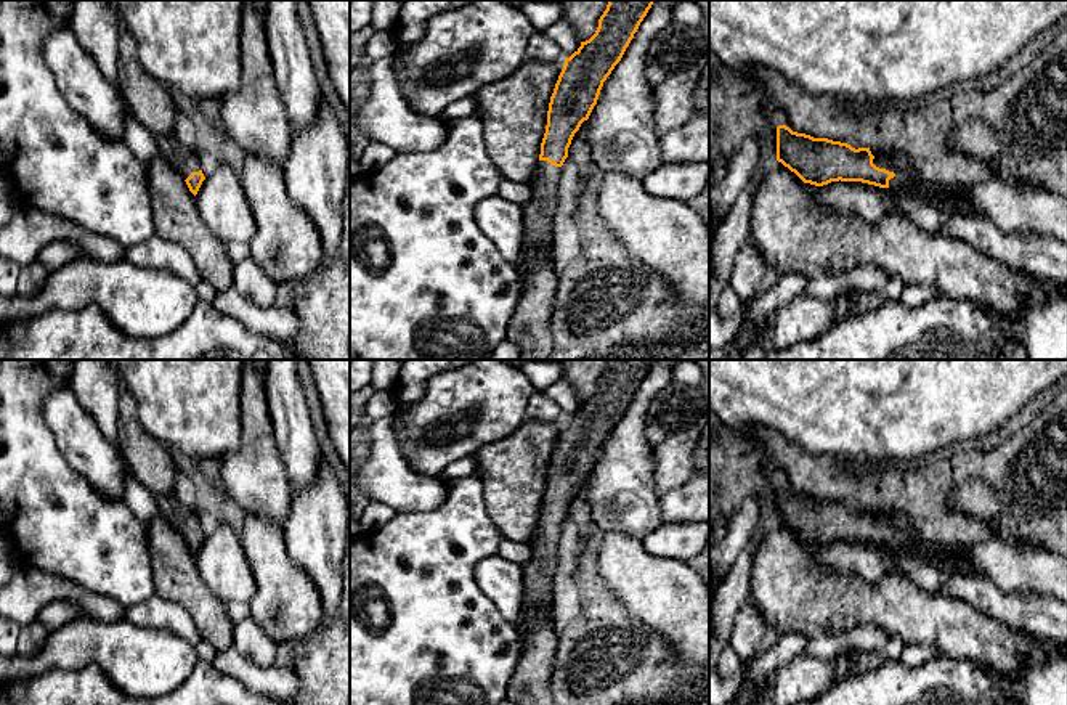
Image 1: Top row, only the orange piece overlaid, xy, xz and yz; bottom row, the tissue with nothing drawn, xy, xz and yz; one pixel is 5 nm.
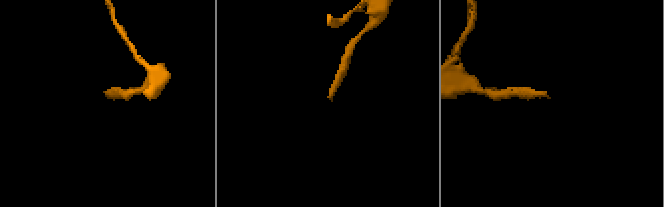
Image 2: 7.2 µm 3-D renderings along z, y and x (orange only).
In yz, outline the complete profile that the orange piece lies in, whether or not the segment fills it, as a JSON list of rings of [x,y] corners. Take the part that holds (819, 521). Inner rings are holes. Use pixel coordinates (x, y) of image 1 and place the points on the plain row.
[[[777,487],[777,520],[794,532],[804,543],[823,546],[831,541],[862,541],[889,548],[895,554],[908,554],[913,564],[921,559],[937,565],[943,577],[950,573],[974,575],[966,560],[948,549],[961,544],[940,544],[924,540],[918,532],[897,530],[886,519],[874,517],[870,507],[852,507],[828,498],[813,498]]]

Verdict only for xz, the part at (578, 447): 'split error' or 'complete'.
split error

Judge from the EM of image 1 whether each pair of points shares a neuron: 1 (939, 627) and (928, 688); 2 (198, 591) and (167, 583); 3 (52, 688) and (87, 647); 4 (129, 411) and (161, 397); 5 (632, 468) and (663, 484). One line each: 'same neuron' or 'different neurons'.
1: different neurons
2: same neuron
3: different neurons
4: different neurons
5: different neurons

